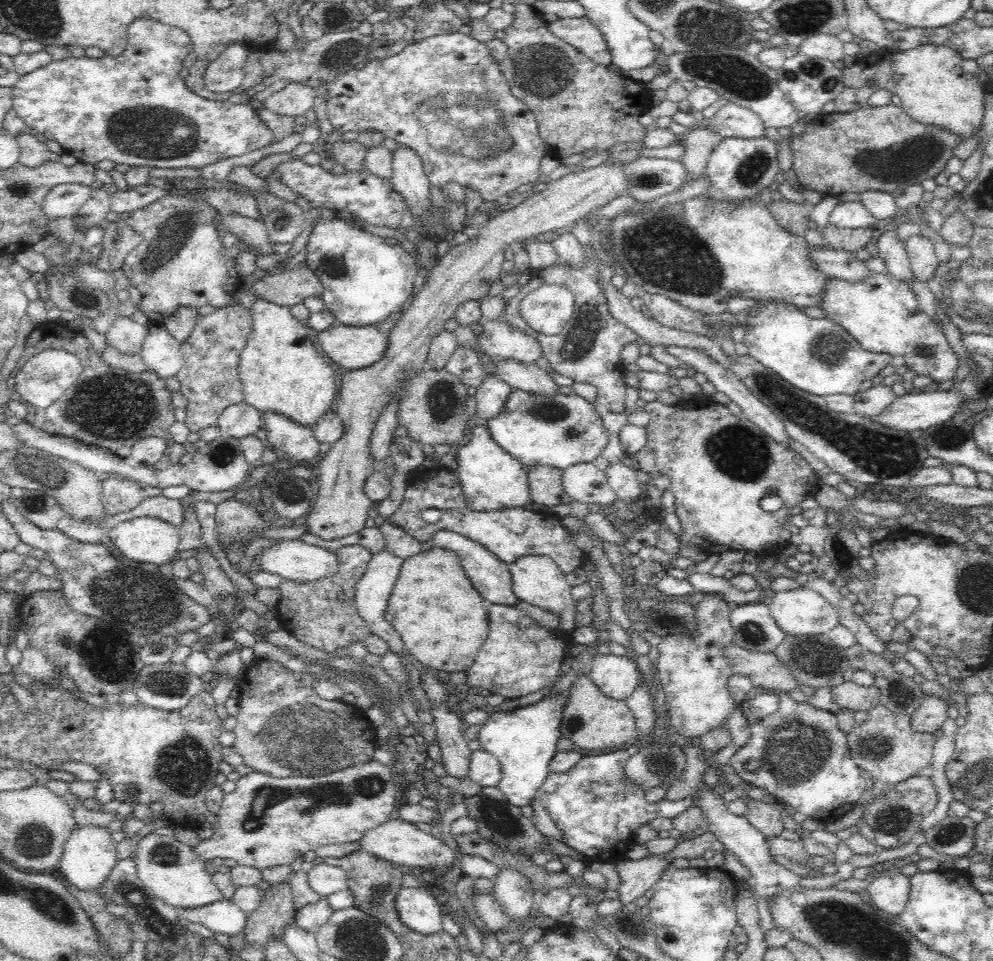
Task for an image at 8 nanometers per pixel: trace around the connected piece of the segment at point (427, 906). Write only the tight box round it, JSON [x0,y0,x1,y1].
[394,882,443,936]

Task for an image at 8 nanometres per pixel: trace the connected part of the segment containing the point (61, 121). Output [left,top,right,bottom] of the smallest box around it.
[12,16,272,170]

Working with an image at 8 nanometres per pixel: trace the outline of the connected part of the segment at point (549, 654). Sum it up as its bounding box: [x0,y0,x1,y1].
[465,603,573,699]

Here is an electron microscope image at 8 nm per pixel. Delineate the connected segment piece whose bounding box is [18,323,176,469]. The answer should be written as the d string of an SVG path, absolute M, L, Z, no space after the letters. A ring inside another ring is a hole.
M48 323L38 326L31 332L27 340L25 349L18 362L18 367L23 366L26 362L30 362L29 358L35 357L36 354L43 350L66 351L74 354L79 358L82 373L80 378L74 384L74 389L70 390L65 398L60 398L48 408L36 408L32 404L26 404L28 414L26 416L27 423L41 428L50 434L56 434L63 437L69 437L78 440L87 445L96 445L98 448L105 448L110 452L119 456L121 459L128 458L131 455L132 447L140 438L147 436L158 436L163 438L167 447L162 459L159 460L157 468L166 468L168 463L168 450L174 445L172 436L170 435L170 427L176 422L175 407L172 405L173 393L170 391L164 379L156 375L156 372L146 370L145 372L124 371L120 368L111 368L104 363L101 353L92 348L82 332L76 331L70 327L64 326L63 323Z

